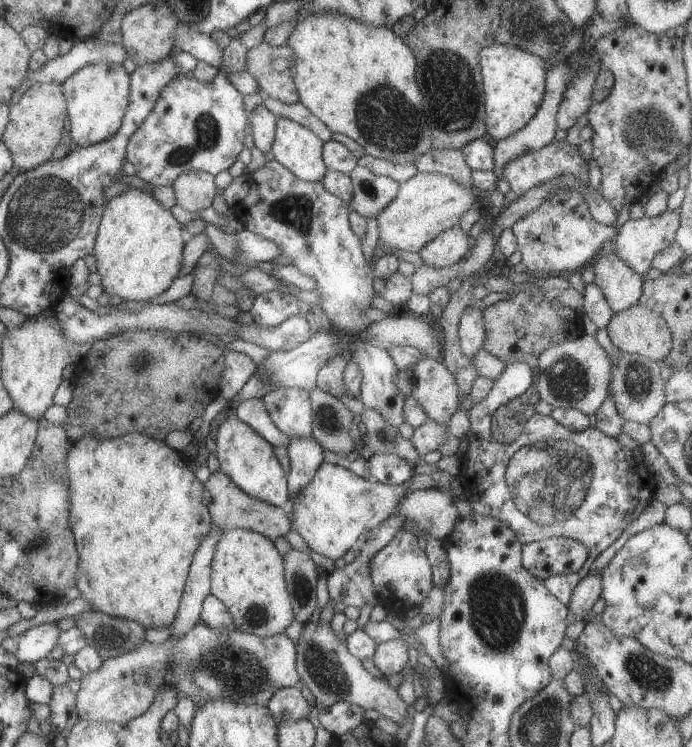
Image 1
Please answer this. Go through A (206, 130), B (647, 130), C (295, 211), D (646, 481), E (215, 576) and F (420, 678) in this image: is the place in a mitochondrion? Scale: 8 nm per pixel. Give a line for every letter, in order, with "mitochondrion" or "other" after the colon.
A: mitochondrion
B: mitochondrion
C: mitochondrion
D: other
E: other
F: other

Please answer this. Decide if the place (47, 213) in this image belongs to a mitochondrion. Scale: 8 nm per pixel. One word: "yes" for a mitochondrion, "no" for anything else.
yes

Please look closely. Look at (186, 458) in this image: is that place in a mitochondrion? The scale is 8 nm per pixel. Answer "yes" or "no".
no

